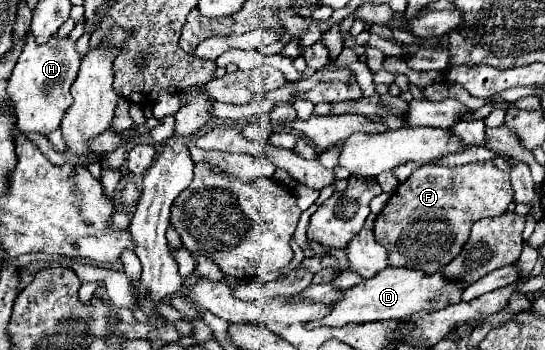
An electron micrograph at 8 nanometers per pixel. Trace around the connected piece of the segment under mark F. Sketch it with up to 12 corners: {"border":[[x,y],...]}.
{"border":[[493,162],[427,164],[391,194],[375,238],[391,266],[437,272],[473,222],[501,216]]}

